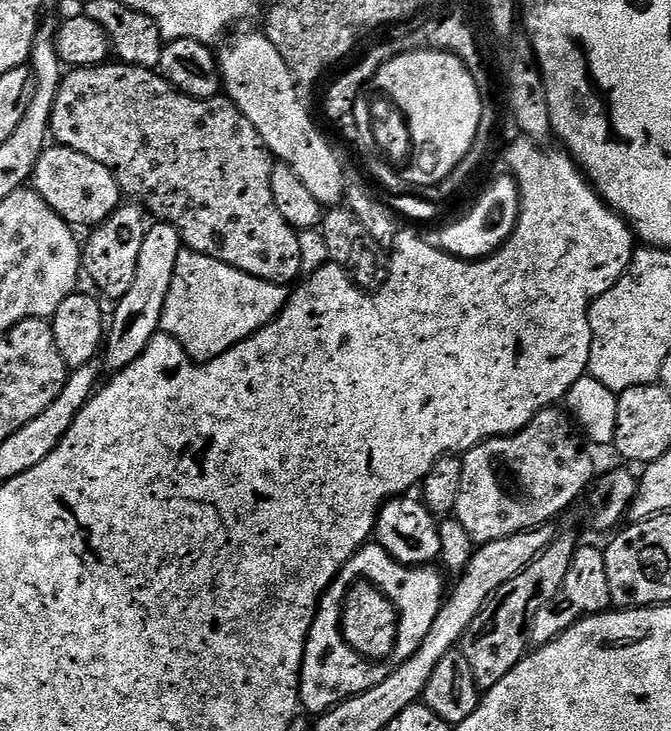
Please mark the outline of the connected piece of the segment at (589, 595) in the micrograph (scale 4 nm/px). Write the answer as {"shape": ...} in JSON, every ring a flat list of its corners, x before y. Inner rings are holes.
{"shape":[[577,547,574,562,570,562,570,570,566,574,566,582,562,582,562,590,546,606,542,606,532,615,530,640,536,648,554,642,570,626,574,626,586,616,597,616,599,612,609,611,613,607,610,598,610,581,606,578,606,558,604,548]]}

